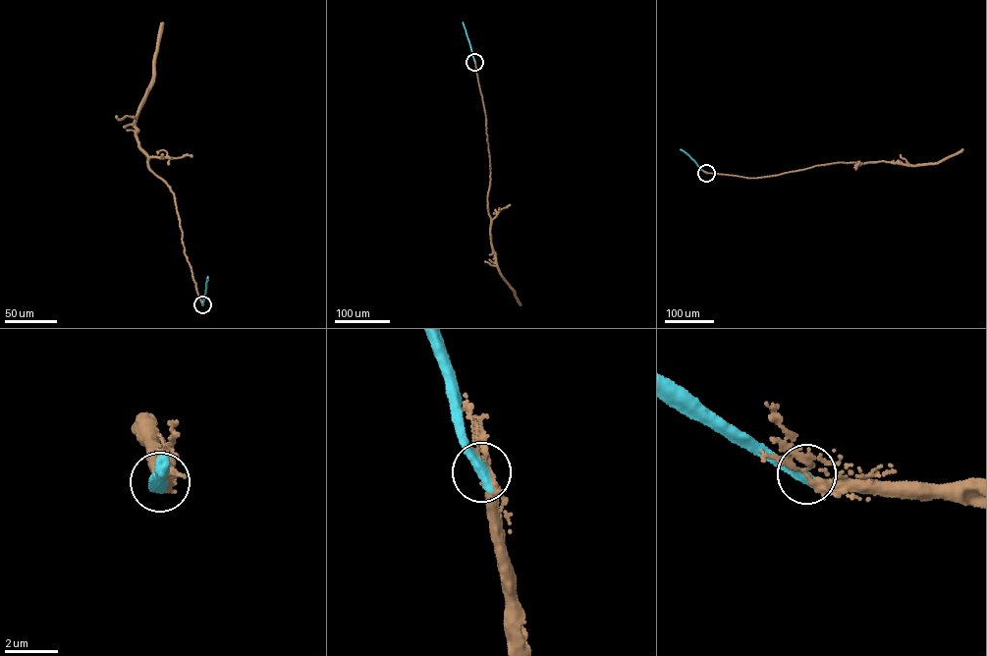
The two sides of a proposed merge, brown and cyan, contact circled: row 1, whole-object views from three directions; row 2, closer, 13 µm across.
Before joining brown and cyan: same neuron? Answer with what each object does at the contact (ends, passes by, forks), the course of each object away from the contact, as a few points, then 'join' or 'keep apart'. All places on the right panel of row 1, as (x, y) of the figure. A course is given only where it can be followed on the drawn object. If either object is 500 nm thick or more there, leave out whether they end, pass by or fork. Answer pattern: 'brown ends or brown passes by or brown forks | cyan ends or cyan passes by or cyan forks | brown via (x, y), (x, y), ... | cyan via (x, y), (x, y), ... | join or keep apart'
brown via (706, 173), (754, 178), (840, 162), (934, 164) | cyan via (706, 173), (681, 149) | join

